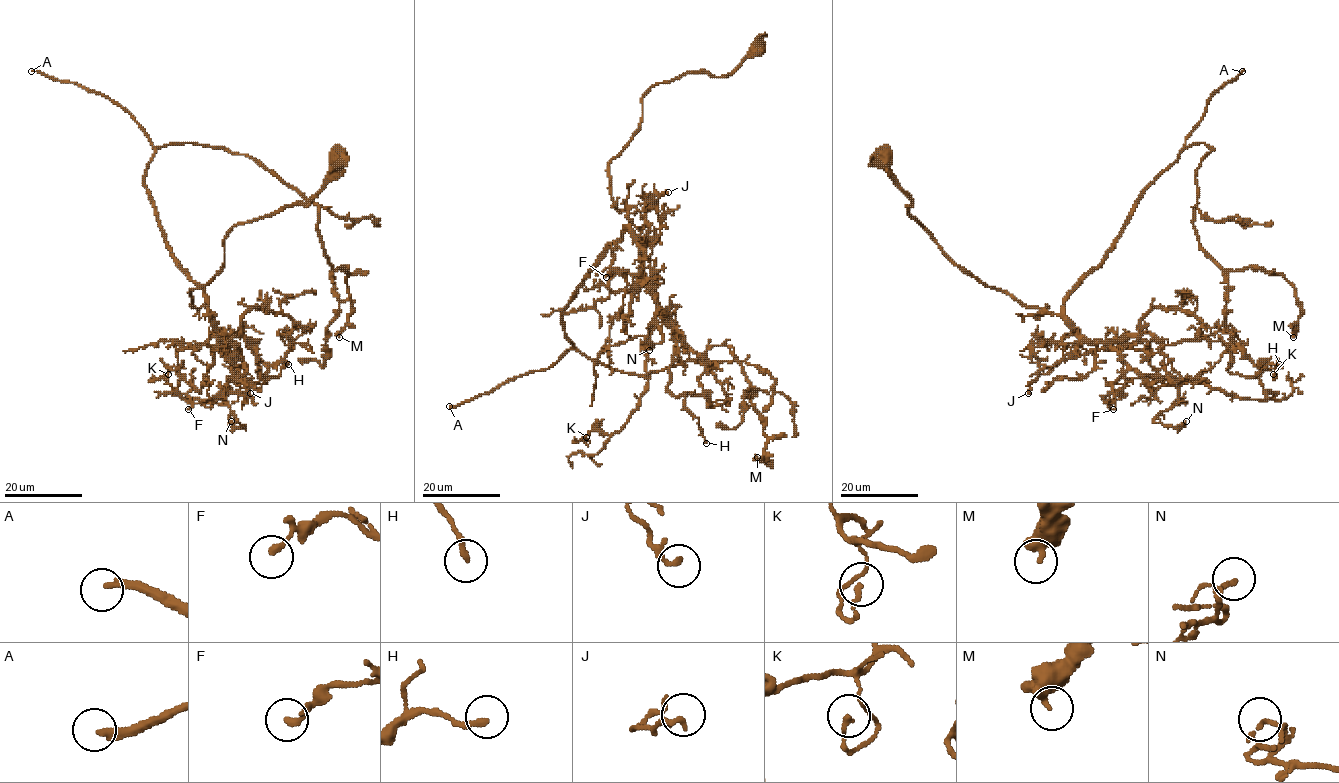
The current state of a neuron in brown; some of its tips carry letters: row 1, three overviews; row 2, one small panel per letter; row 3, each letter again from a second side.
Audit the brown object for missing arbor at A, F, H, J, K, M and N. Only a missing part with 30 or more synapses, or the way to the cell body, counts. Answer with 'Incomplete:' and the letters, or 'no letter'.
Incomplete: A

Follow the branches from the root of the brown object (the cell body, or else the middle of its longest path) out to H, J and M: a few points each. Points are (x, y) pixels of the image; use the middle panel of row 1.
H: (756, 48), (723, 76), (653, 84), (609, 166), (643, 282), (672, 330), (667, 390), (685, 392), (706, 443)
J: (756, 48), (723, 76), (689, 73), (644, 94), (641, 125), (609, 166), (613, 203), (644, 247), (668, 192)
M: (756, 48), (644, 94), (609, 166), (629, 223), (562, 324), (626, 373), (735, 357), (757, 457)

